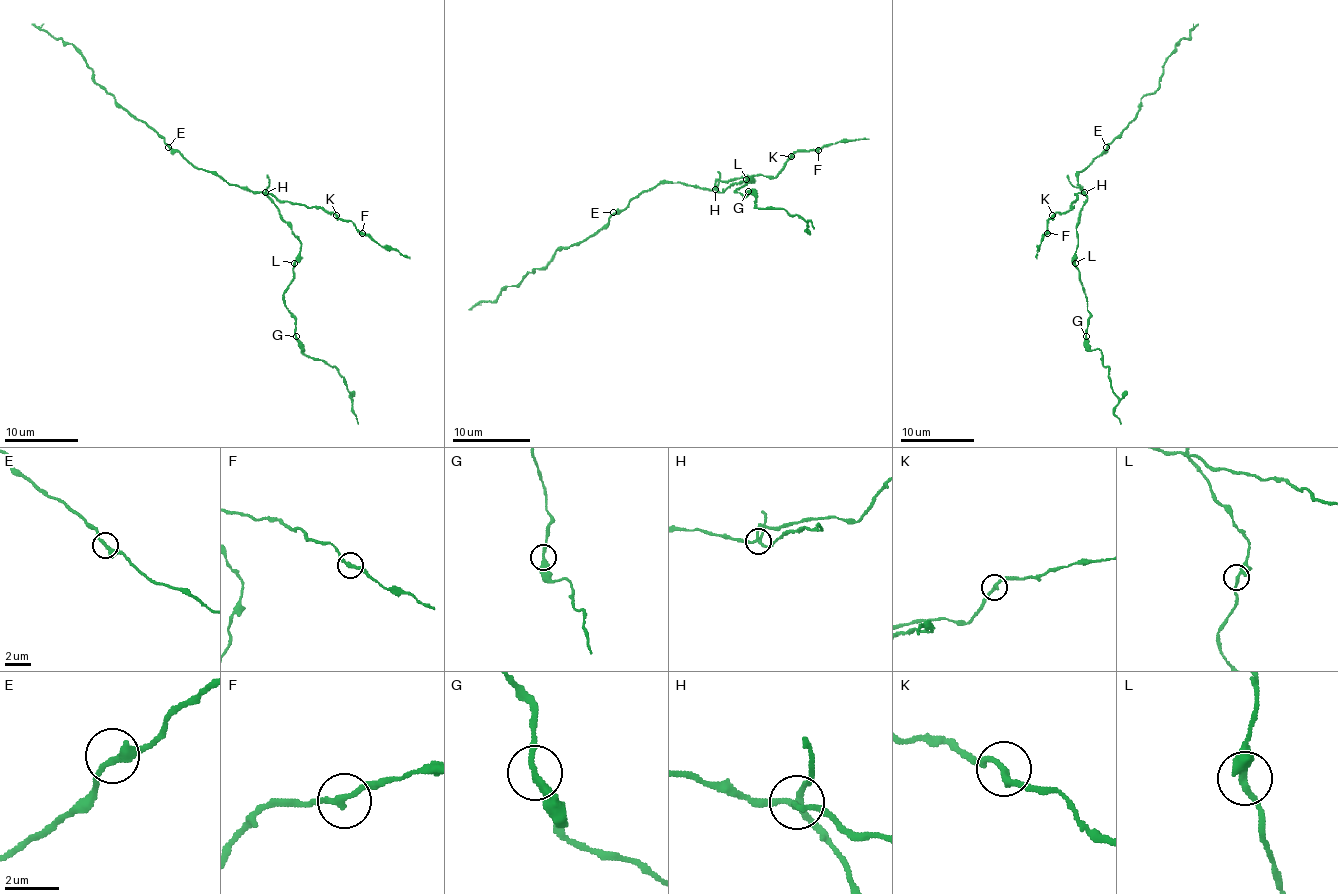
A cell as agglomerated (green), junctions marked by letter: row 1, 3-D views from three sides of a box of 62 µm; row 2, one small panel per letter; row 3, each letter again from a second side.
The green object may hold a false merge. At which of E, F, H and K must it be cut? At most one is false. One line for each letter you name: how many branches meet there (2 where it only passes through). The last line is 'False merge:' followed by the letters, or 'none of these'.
H: 4
False merge: H

